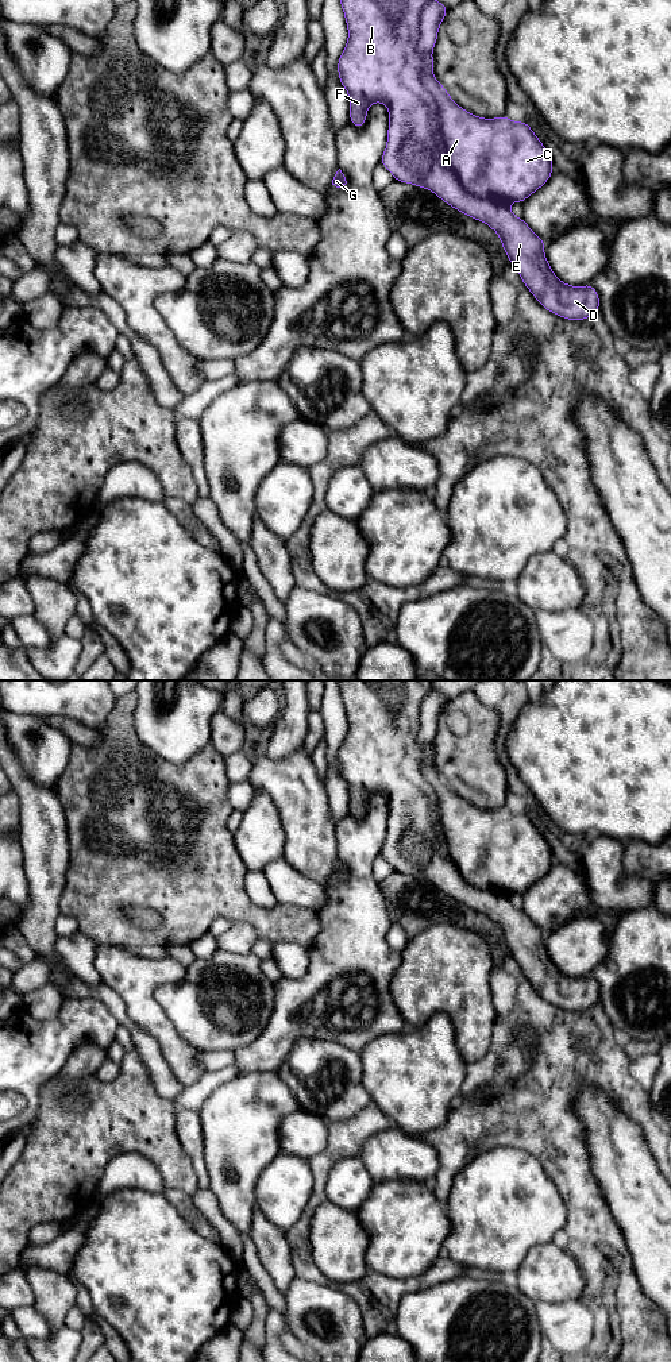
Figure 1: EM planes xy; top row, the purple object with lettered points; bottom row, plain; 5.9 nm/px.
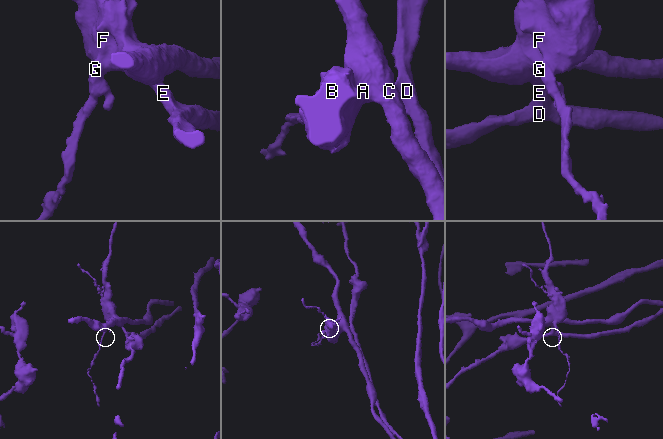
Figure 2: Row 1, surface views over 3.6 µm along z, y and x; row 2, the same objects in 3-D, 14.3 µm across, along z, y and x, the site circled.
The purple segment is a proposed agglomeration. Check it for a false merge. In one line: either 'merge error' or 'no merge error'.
merge error

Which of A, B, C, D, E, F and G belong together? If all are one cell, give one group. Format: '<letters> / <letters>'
A C / B D E F G

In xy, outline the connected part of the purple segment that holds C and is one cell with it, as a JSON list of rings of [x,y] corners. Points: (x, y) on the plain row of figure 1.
[[[424,763],[421,771],[437,794],[437,815],[447,853],[466,881],[477,888],[522,895],[549,871],[552,849],[527,813],[513,813],[505,806],[478,809],[459,798],[435,767]]]

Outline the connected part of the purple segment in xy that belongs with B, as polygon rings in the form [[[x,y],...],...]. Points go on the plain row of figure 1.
[[[339,680],[348,730],[338,751],[338,765],[350,788],[350,814],[363,818],[367,799],[378,792],[385,795],[389,818],[381,856],[392,864],[393,871],[428,880],[447,896],[494,921],[521,972],[548,1003],[572,1012],[590,1010],[599,1003],[595,979],[591,975],[571,977],[562,973],[545,949],[545,933],[524,910],[516,908],[505,892],[471,886],[447,853],[437,815],[437,794],[421,771],[424,763],[433,767],[433,748],[421,746],[417,738],[421,701],[431,688],[431,680]]]

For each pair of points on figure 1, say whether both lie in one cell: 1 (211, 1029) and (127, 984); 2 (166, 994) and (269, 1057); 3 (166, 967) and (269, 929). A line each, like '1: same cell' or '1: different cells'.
1: different cells
2: different cells
3: different cells

